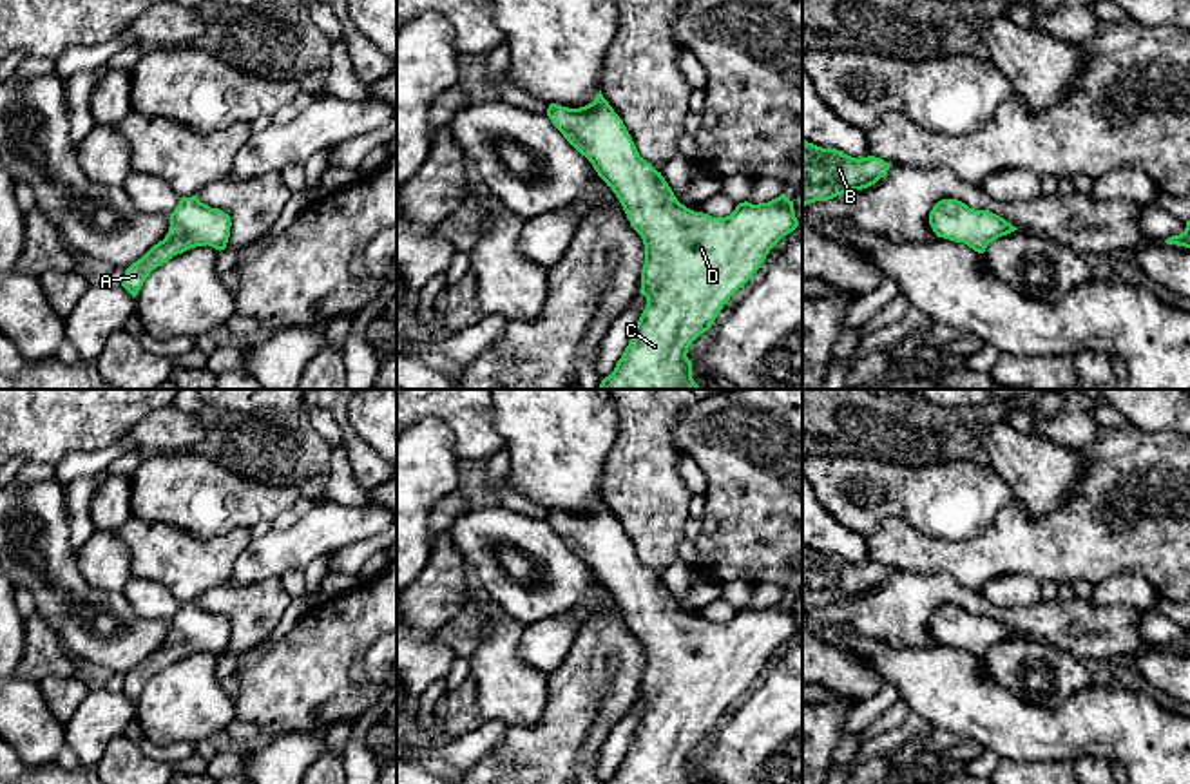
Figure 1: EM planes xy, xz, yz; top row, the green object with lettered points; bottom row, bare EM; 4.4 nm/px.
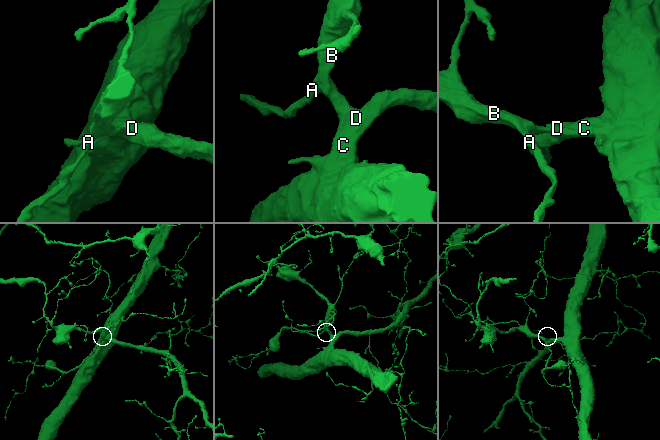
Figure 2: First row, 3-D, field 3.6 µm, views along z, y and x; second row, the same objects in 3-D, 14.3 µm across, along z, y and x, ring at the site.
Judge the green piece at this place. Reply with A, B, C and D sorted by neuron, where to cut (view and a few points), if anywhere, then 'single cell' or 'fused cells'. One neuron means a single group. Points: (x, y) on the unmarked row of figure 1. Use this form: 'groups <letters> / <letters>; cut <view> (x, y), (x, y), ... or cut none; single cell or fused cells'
groups A B / C D; cut xz (616, 520), (614, 554), (611, 558), (596, 558), (589, 565); fused cells

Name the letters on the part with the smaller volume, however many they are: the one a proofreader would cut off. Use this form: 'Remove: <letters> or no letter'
Remove: A, B

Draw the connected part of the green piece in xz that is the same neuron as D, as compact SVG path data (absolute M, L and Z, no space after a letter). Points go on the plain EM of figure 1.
M619 521L614 525L614 558L594 559L590 569L645 650L639 699L647 703L647 712L634 742L605 784L692 784L688 753L712 733L717 719L753 683L770 655L799 632L793 607L786 599L759 610L744 607L726 623L694 617L677 607L661 578L639 561Z

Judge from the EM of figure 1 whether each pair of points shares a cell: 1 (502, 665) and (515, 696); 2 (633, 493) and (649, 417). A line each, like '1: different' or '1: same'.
1: same
2: same

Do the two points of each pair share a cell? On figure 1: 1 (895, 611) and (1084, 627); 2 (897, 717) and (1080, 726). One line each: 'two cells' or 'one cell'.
1: one cell
2: two cells

